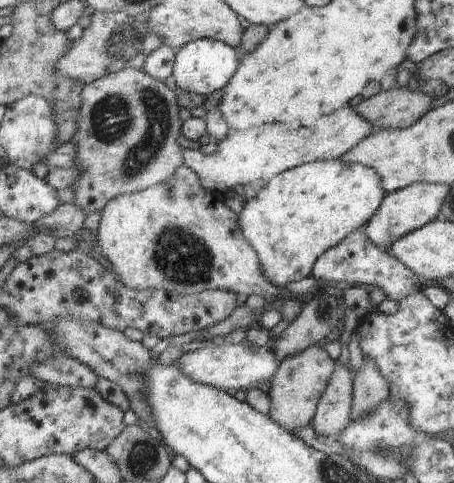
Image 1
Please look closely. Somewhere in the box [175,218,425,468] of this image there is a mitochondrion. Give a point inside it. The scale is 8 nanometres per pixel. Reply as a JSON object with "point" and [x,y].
{"point":[384,451]}

